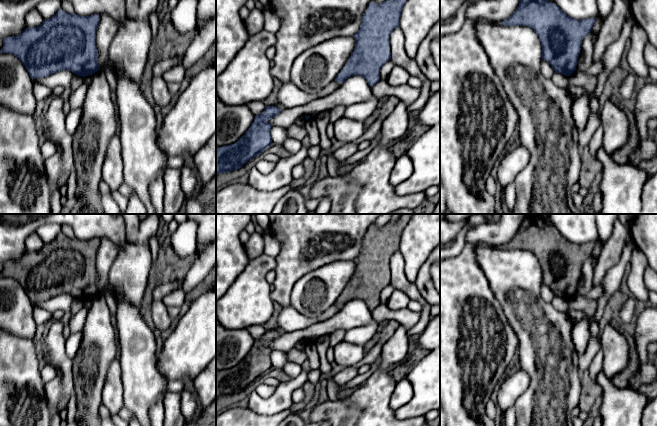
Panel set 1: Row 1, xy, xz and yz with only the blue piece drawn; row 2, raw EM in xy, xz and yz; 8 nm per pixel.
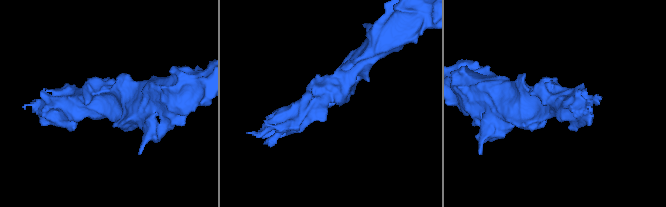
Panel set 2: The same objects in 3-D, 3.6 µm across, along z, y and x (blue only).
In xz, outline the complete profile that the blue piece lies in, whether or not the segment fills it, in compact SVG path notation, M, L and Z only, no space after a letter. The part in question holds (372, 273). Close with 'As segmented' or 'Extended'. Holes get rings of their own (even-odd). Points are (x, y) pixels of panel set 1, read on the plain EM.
M401 214L398 220L391 221L381 228L370 227L361 243L360 254L353 259L356 265L354 275L346 290L337 299L336 305L342 308L349 301L360 299L366 303L371 311L379 306L381 291L391 283L390 259L394 253L400 250L402 233L412 216L413 214Z. As segmented

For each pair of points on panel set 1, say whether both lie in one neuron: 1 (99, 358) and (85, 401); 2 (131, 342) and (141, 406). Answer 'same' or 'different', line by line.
1: same
2: same

